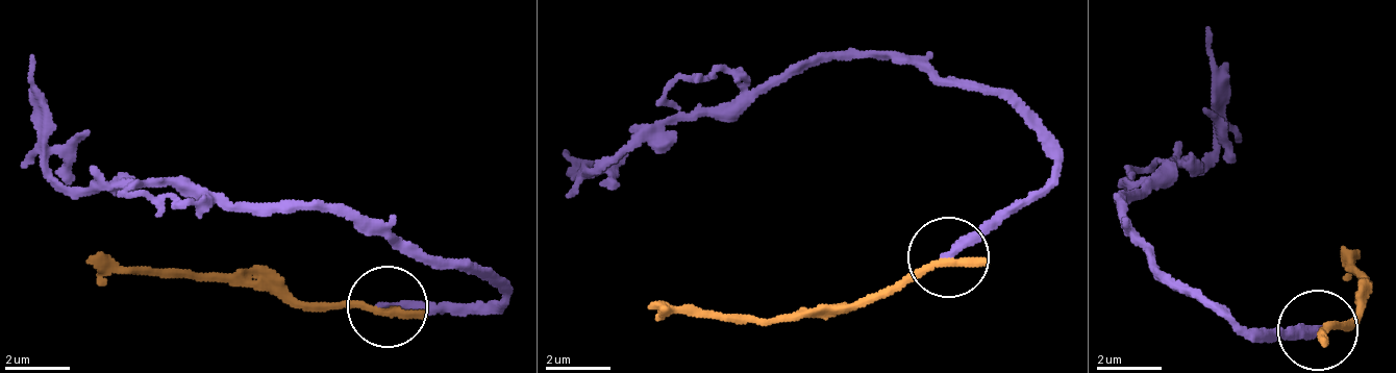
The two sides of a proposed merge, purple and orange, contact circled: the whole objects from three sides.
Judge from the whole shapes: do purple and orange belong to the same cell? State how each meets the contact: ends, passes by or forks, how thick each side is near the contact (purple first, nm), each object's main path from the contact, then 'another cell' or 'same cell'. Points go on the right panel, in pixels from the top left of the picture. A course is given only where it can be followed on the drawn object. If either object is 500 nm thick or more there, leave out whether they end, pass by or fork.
purple ends there; orange ends there; 360 nm thick on the purple side, 320 nm on the other; purple runs (1315, 331), (1266, 342), (1167, 275), (1128, 234), (1119, 198), (1171, 165), (1200, 159), (1215, 142), (1205, 28); orange runs (1315, 331), (1349, 323), (1367, 290), (1347, 258); another cell

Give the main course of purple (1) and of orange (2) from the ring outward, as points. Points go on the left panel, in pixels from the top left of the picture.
1: (385, 308), (478, 315), (498, 295), (454, 260), (398, 254), (335, 209), (63, 185), (46, 168), (30, 56)
2: (385, 308), (309, 305), (227, 279), (83, 265)

